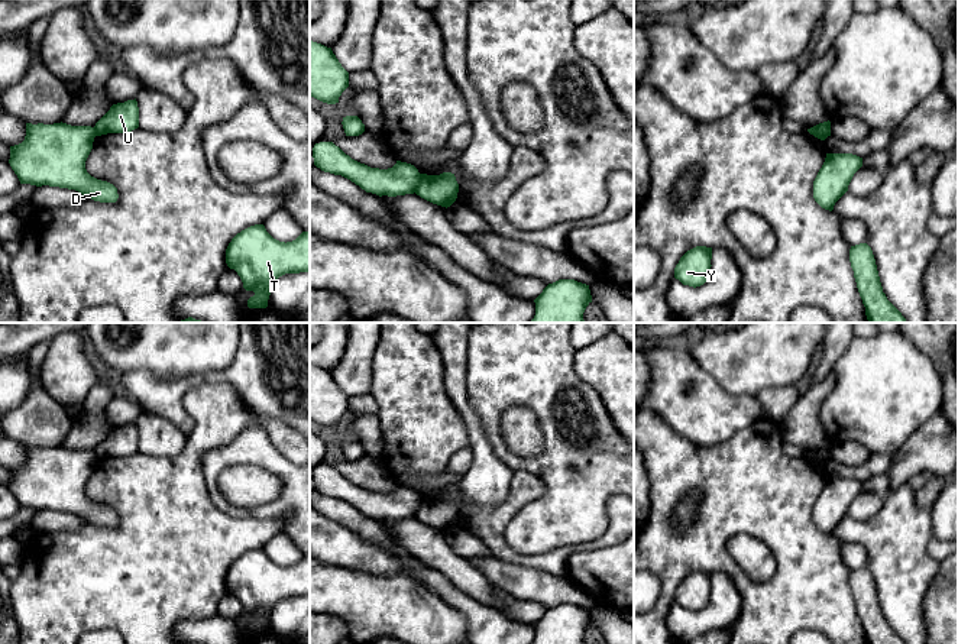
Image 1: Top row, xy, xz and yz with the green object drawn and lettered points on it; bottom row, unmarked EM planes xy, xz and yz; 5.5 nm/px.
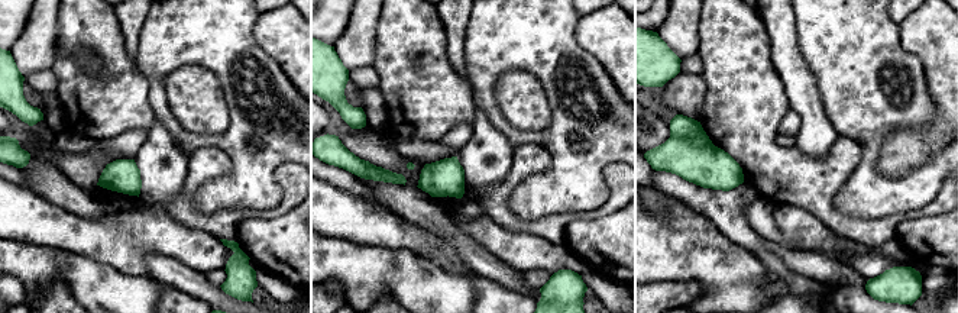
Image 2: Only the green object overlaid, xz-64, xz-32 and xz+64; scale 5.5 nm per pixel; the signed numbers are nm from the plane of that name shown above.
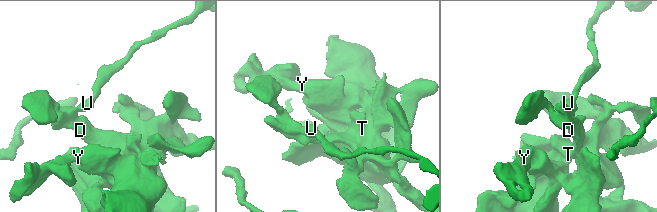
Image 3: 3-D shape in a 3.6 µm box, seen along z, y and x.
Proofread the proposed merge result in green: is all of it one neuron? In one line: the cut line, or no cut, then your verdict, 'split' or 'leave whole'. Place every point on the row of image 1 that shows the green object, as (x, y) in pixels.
xz (420, 174), (414, 191) | split

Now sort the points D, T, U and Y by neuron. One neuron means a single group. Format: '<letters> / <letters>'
D T Y / U

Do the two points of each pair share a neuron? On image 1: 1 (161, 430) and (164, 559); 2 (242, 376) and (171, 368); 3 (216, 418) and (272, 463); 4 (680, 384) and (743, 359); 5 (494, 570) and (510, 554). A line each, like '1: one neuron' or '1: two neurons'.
1: two neurons
2: two neurons
3: two neurons
4: two neurons
5: two neurons

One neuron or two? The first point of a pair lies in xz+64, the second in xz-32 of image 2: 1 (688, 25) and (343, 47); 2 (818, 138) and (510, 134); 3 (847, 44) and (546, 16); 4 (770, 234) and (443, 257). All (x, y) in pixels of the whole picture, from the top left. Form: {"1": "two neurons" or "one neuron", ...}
{"1": "one neuron", "2": "two neurons", "3": "one neuron", "4": "two neurons"}

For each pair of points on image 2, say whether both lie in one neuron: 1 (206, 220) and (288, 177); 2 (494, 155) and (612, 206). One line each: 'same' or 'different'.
1: same
2: different

